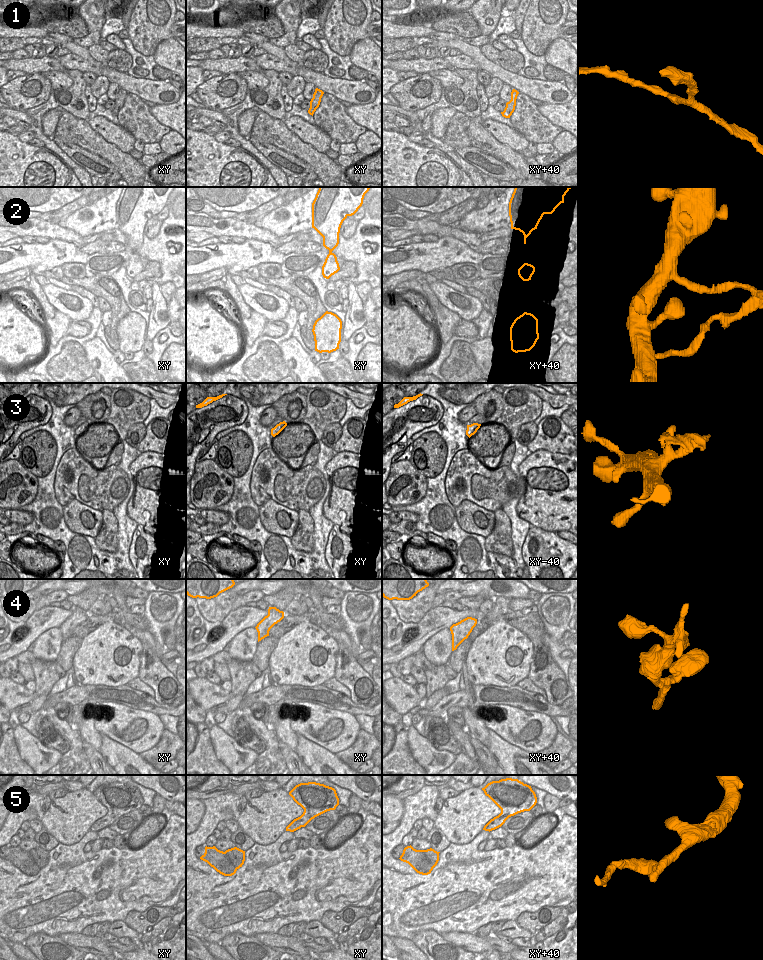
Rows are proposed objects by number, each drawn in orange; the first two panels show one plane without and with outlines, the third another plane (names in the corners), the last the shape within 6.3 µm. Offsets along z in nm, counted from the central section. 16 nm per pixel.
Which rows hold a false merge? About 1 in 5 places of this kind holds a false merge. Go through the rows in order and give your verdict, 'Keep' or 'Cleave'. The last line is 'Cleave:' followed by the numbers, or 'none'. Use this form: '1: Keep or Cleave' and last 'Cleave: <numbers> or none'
1: Keep
2: Cleave
3: Keep
4: Keep
5: Cleave
Cleave: 2, 5

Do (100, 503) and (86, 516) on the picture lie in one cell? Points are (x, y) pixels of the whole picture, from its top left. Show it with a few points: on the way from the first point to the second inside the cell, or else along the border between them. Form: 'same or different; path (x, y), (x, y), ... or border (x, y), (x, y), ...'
different; border (72, 499), (76, 499), (101, 511)

